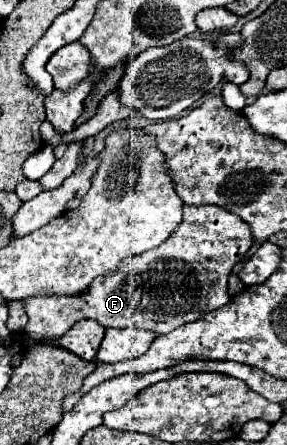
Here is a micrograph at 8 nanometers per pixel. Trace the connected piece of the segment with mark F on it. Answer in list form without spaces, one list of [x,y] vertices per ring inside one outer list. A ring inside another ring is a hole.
[[[184,206],[184,220],[166,242],[140,256],[130,256],[118,270],[98,276],[80,296],[23,299],[28,316],[25,333],[36,342],[56,340],[76,322],[92,318],[104,328],[134,326],[168,334],[230,302],[228,276],[252,244],[250,227],[240,216],[218,206]]]

